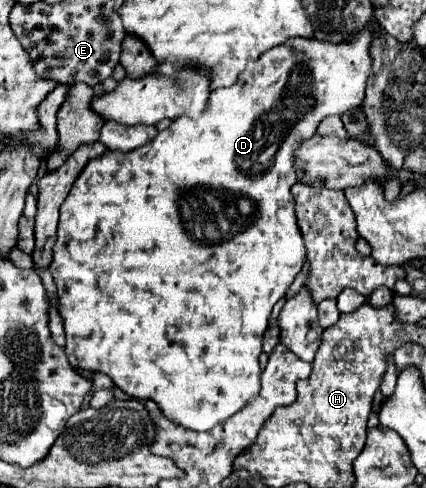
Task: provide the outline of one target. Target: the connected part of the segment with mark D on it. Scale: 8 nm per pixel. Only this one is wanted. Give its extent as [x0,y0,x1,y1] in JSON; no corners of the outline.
[49,22,377,432]

